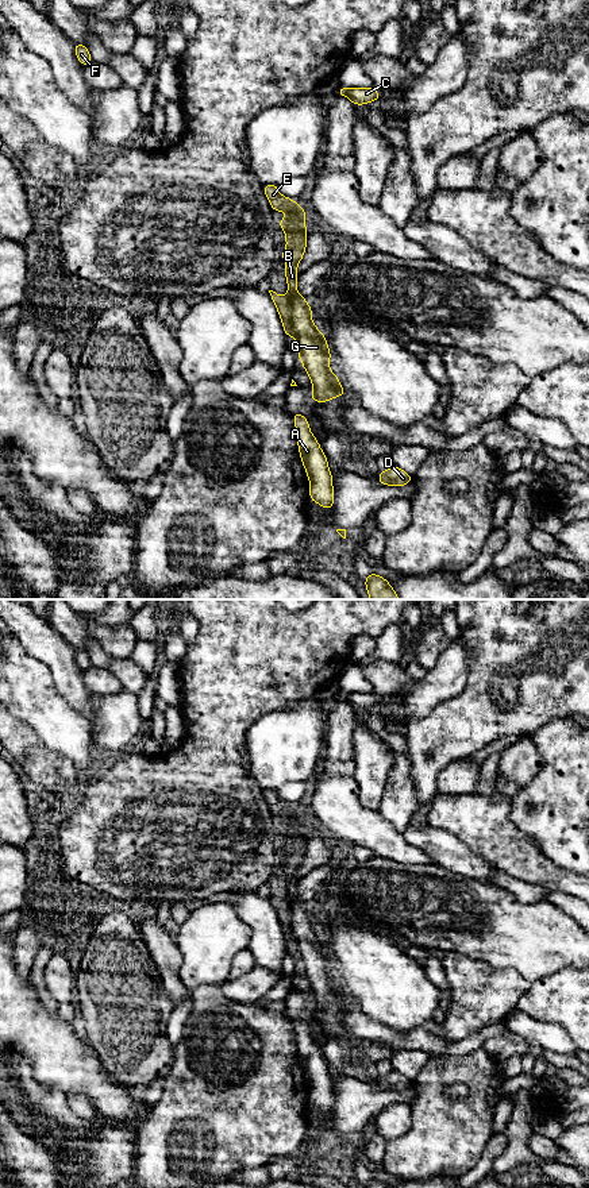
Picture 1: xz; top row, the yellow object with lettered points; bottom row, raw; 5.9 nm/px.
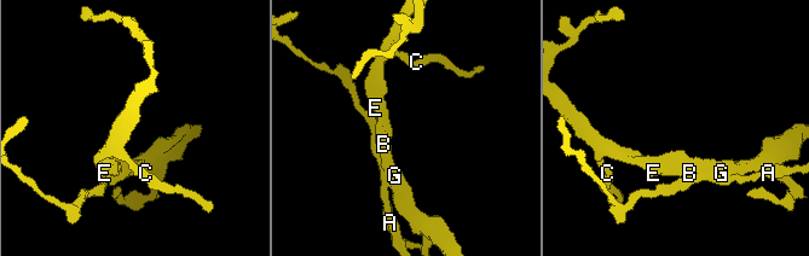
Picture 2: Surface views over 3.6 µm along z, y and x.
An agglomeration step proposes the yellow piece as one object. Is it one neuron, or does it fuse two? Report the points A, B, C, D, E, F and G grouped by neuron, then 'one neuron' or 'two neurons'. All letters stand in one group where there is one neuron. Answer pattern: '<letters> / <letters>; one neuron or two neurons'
A F / B C D E G; two neurons

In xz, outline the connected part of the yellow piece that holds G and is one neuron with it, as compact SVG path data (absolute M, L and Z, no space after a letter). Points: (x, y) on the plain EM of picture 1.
M277 788L263 790L263 796L273 815L286 815L277 829L285 837L286 853L280 859L285 864L288 900L292 909L292 930L297 946L297 960L312 987L313 1007L327 1007L343 1002L344 995L328 967L332 963L326 941L312 926L312 913L297 898L296 873L307 853L305 815L296 806L278 798Z

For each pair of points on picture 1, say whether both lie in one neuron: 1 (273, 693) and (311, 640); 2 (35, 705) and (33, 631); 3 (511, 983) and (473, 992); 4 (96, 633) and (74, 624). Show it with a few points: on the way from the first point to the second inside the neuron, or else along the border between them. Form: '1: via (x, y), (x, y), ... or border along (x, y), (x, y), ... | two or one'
1: via (280, 679), (280, 671), (297, 654) | one
2: border along (14, 636), (30, 656), (46, 666), (54, 683) | two
3: via (501, 988), (496, 992), (482, 992) | one
4: via (91, 629), (80, 628) | one

